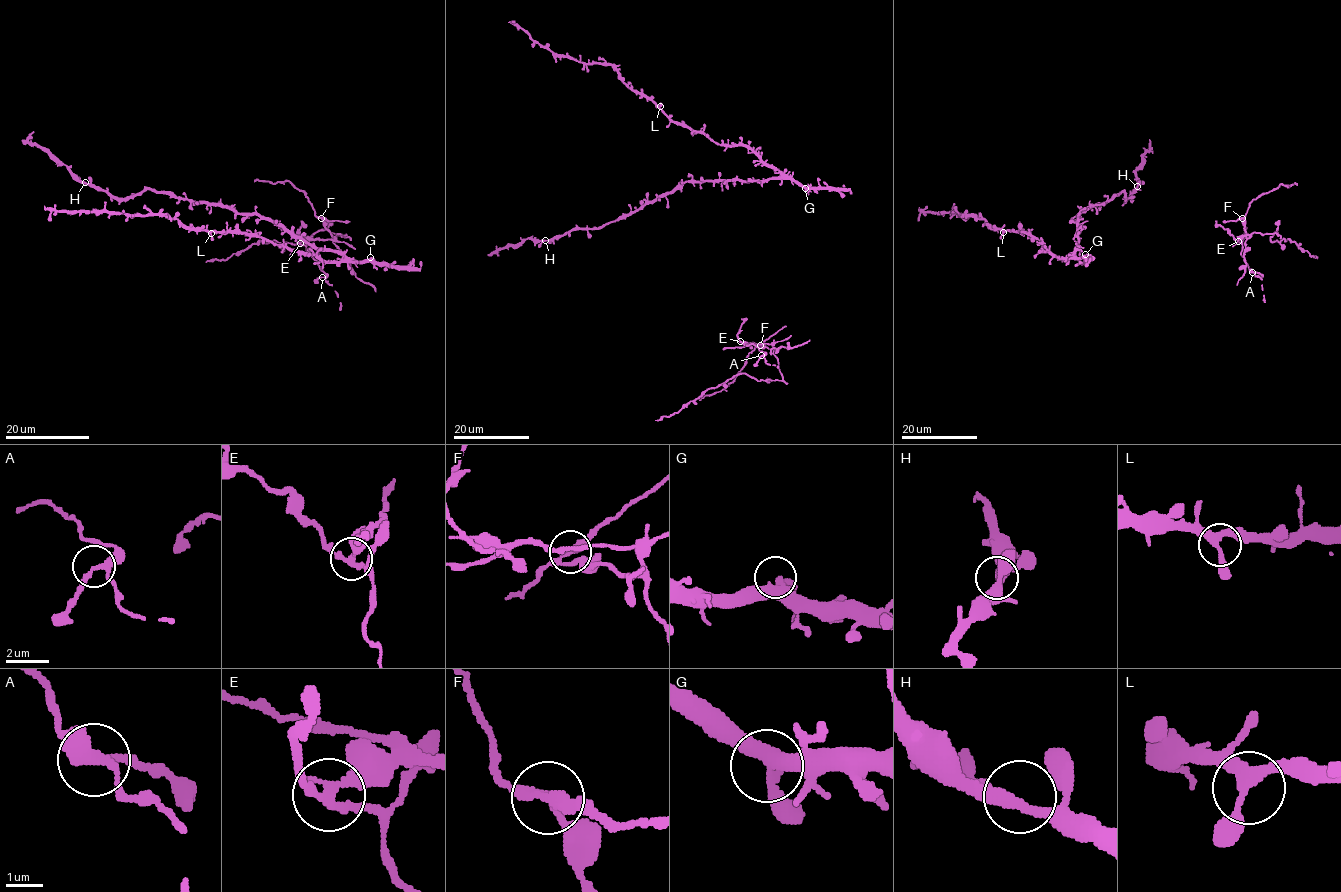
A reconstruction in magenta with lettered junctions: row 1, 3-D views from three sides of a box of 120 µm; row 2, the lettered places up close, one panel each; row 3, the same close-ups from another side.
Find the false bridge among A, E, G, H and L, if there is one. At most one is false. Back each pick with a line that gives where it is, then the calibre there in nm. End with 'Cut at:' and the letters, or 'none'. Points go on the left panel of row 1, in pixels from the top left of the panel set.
E: (300, 243) | 240 nm
Cut at: E

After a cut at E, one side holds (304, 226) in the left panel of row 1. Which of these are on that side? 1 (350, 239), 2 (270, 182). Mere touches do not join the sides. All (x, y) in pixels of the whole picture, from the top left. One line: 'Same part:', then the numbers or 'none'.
Same part: none

